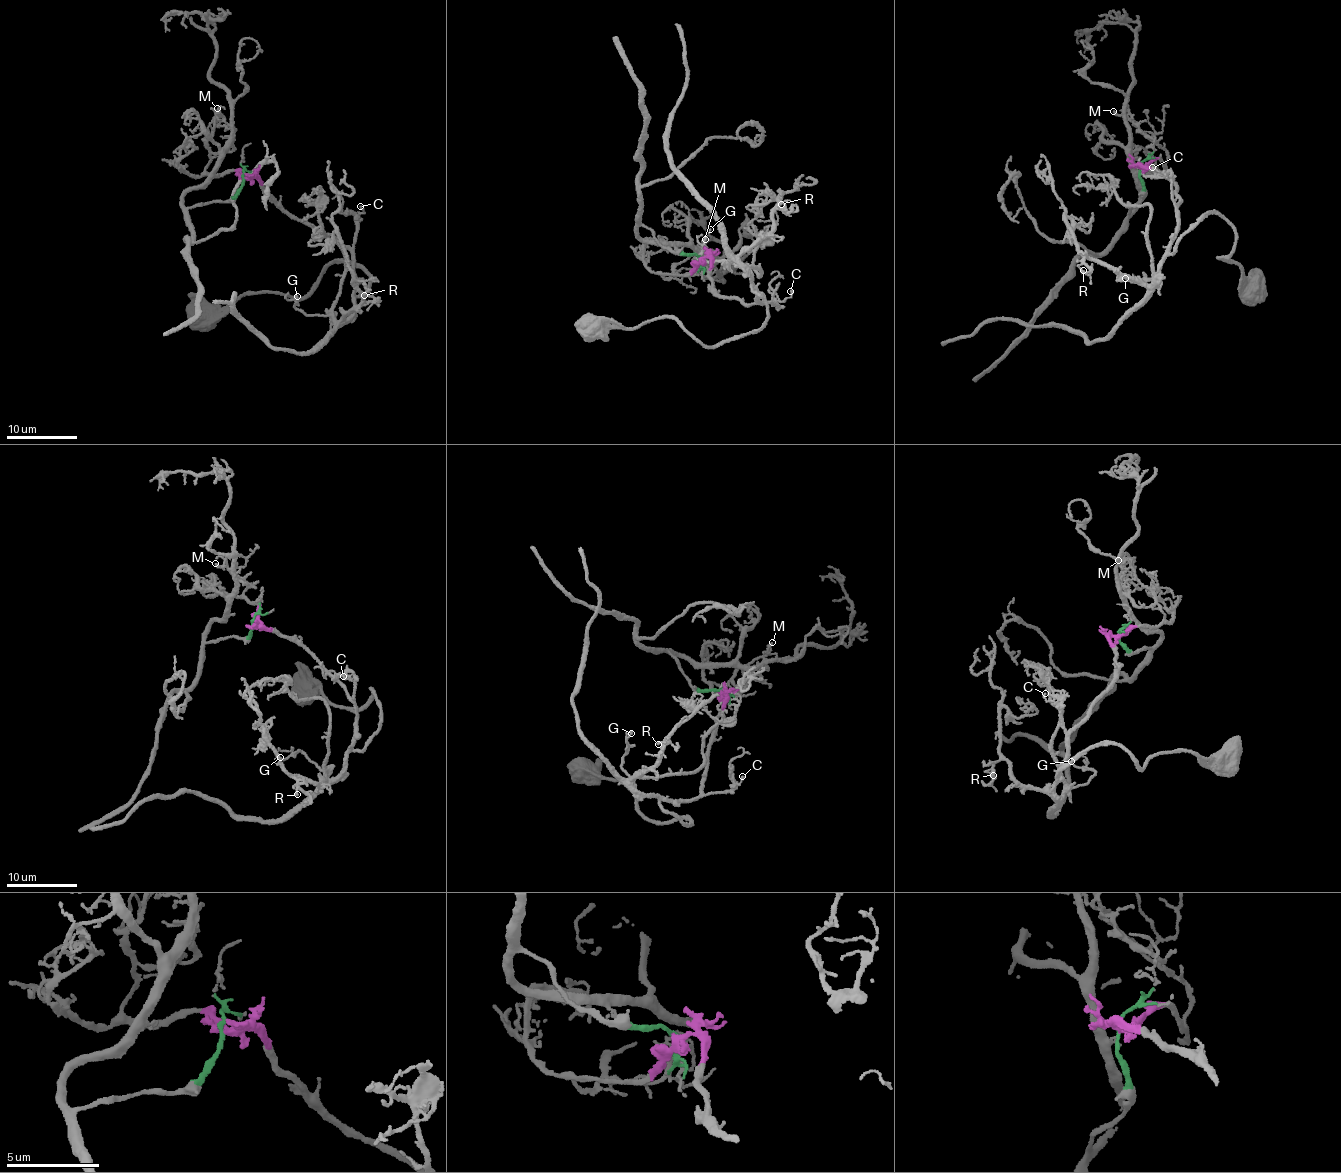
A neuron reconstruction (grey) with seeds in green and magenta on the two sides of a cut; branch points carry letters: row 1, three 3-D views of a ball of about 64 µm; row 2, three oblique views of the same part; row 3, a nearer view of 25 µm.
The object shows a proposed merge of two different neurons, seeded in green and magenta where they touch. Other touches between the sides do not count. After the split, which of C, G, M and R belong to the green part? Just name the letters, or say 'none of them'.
none of them

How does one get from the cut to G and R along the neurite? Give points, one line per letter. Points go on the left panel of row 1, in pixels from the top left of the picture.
G: (244, 178), (258, 180), (291, 214), (351, 252), (355, 313), (339, 321), (307, 316), (295, 307), (297, 296)
R: (244, 178), (351, 252), (353, 313), (344, 319), (362, 298), (354, 281), (364, 295)

